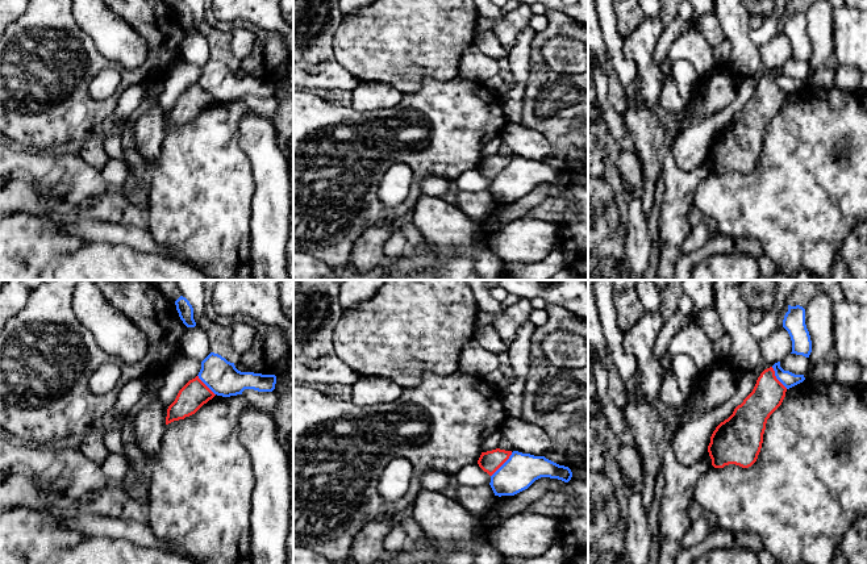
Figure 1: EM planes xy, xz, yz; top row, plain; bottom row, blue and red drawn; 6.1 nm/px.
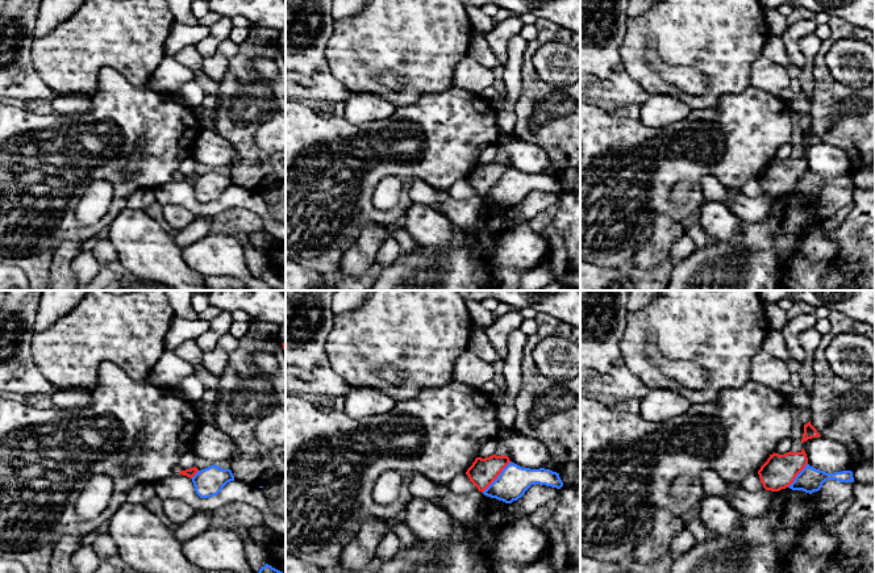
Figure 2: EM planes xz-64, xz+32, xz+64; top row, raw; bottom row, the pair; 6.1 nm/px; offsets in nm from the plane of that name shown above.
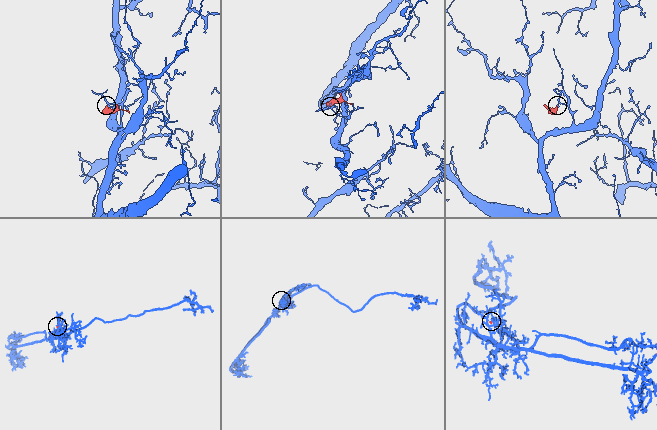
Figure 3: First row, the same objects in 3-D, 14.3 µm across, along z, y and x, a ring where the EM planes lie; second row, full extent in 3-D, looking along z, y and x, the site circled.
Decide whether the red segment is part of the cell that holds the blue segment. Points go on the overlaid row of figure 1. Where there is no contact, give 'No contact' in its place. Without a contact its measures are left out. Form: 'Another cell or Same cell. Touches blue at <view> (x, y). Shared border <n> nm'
Another cell. Touches blue at xz (503, 464). Shared border 200 nm

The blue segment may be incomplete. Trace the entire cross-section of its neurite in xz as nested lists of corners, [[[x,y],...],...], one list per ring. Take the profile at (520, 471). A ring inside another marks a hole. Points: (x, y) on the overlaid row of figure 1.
[[[513,451],[509,459],[491,476],[495,496],[514,496],[528,489],[541,477],[558,479],[568,482],[572,472],[545,456],[534,456]]]

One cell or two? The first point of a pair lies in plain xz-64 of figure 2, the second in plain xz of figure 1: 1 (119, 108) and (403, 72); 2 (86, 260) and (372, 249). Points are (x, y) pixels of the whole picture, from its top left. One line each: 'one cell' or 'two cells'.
1: two cells
2: two cells

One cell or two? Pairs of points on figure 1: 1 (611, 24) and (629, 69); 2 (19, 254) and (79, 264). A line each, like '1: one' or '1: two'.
1: one
2: two

